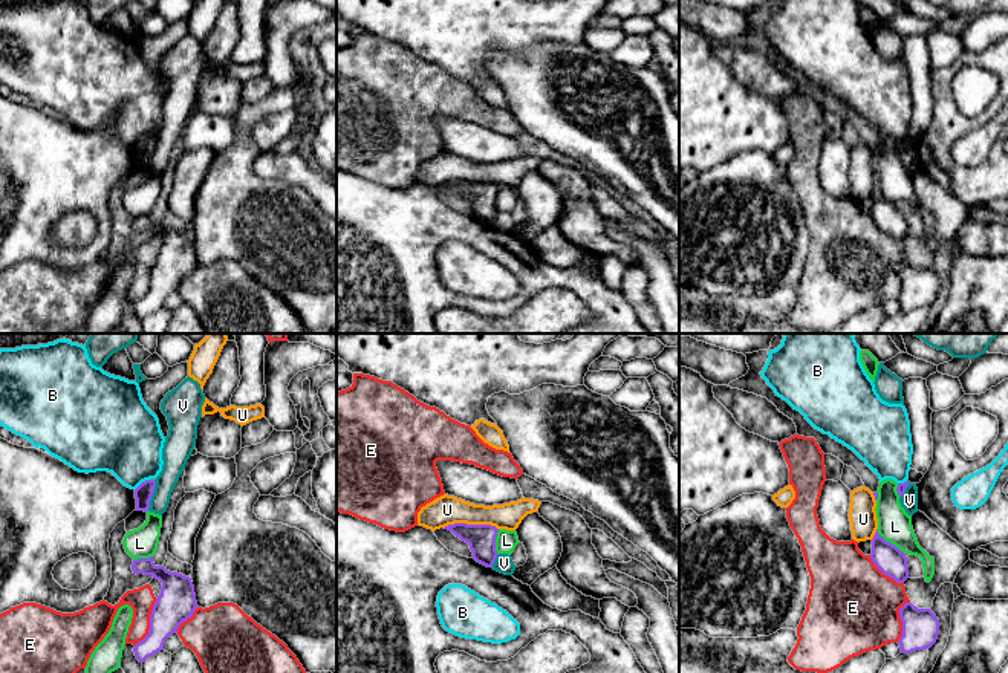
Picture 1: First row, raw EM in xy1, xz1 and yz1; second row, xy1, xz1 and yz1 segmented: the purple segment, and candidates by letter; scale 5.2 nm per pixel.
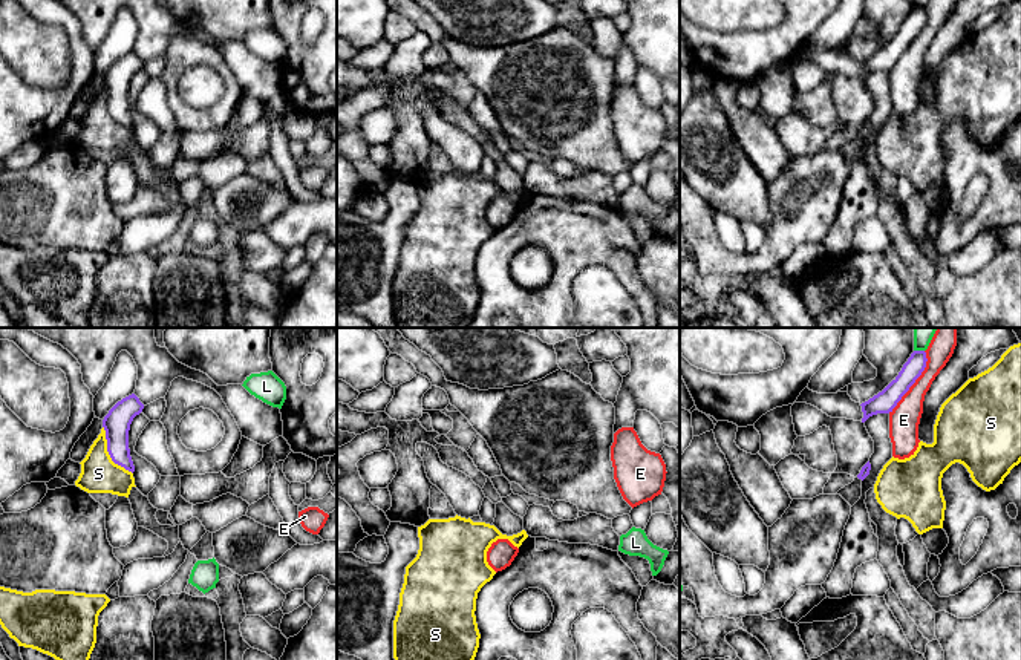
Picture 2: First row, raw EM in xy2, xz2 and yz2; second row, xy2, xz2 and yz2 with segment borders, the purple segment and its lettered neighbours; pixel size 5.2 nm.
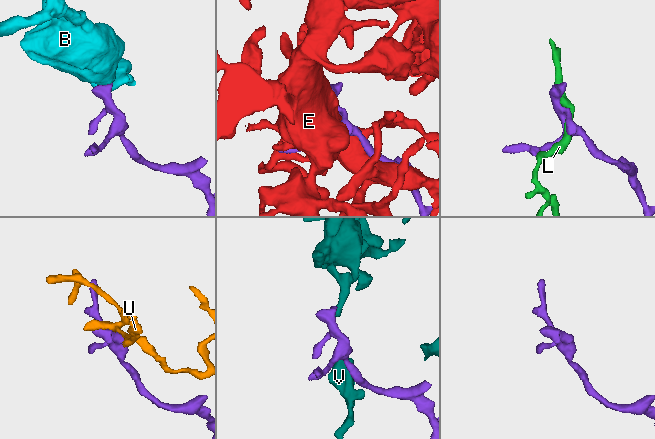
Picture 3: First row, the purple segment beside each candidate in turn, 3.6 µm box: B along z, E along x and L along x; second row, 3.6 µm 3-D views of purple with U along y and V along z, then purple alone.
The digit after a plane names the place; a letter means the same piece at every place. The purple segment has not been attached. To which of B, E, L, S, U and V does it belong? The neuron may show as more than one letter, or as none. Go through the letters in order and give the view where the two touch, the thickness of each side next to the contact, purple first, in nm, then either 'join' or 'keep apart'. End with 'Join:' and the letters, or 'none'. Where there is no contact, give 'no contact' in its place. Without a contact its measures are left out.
B: contact in xy1; calibres 90 and 380 nm; keep apart
E: contact in yz2; calibres 110 and 160 nm; keep apart
L: contact in yz1; calibres 150 and 180 nm; keep apart
S: contact in xy2; calibres 140 and 190 nm; keep apart
U: contact in xz1; calibres 140 and 160 nm; keep apart
V: contact in xy1; calibres 90 and 140 nm; keep apart
Join: none

